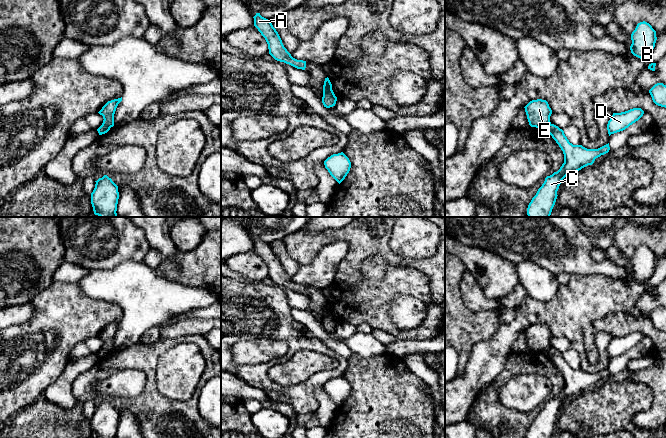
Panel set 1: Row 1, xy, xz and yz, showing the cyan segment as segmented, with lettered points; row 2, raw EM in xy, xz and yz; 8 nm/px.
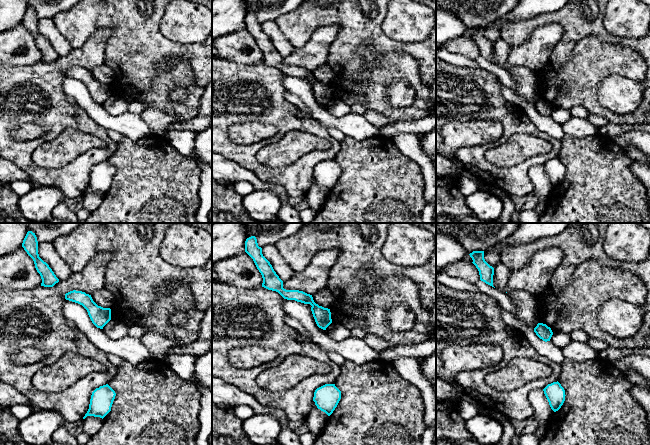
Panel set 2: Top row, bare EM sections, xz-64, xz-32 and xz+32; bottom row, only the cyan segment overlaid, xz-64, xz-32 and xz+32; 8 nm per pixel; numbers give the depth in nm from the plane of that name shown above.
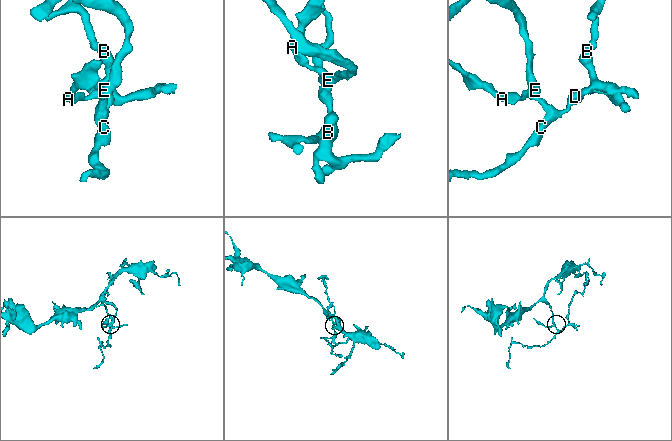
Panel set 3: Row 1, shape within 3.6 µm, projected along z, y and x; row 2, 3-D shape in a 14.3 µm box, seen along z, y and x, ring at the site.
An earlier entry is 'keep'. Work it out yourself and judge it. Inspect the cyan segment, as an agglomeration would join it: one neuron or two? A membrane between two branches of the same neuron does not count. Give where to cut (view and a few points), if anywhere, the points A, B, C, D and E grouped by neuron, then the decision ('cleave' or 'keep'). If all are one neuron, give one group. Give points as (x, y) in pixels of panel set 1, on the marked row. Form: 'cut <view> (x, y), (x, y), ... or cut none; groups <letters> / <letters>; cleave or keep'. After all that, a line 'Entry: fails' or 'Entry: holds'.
cut xz (323, 92), (334, 96); groups A E / B C D; cleave
Entry: fails

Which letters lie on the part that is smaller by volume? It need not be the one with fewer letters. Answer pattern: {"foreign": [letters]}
{"foreign": ["B", "C", "D"]}

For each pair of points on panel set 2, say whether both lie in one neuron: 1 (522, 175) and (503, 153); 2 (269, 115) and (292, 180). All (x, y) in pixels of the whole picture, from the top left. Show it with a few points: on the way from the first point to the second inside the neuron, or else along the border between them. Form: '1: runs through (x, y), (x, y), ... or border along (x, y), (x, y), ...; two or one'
1: border along (535, 156), (511, 166), (497, 167), (490, 163); two
2: runs through (274, 138), (253, 151), (253, 162), (269, 175); one

